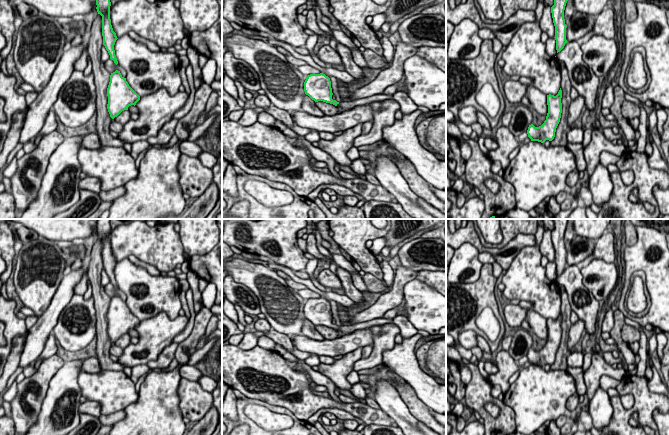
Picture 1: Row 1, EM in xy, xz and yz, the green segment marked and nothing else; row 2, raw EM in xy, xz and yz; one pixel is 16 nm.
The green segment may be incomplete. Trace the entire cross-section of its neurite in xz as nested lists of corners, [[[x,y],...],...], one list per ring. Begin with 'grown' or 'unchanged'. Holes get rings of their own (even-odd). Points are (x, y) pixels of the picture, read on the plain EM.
grown; [[[323,297],[308,299],[304,306],[304,315],[305,318],[315,326],[323,325],[335,330],[340,330],[343,335],[351,334],[359,329],[365,329],[371,326],[379,326],[393,322],[392,318],[378,318],[355,325],[345,325],[339,327],[332,323],[333,317],[330,302]]]

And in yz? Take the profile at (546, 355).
unchanged; [[[561,312],[556,320],[547,319],[548,337],[546,344],[539,351],[535,351],[533,348],[528,351],[527,358],[531,365],[544,367],[546,364],[552,365],[554,363],[562,337],[561,322]]]

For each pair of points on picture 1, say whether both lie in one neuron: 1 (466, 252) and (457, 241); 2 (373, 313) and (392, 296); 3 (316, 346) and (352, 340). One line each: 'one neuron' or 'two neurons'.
1: two neurons
2: one neuron
3: one neuron

